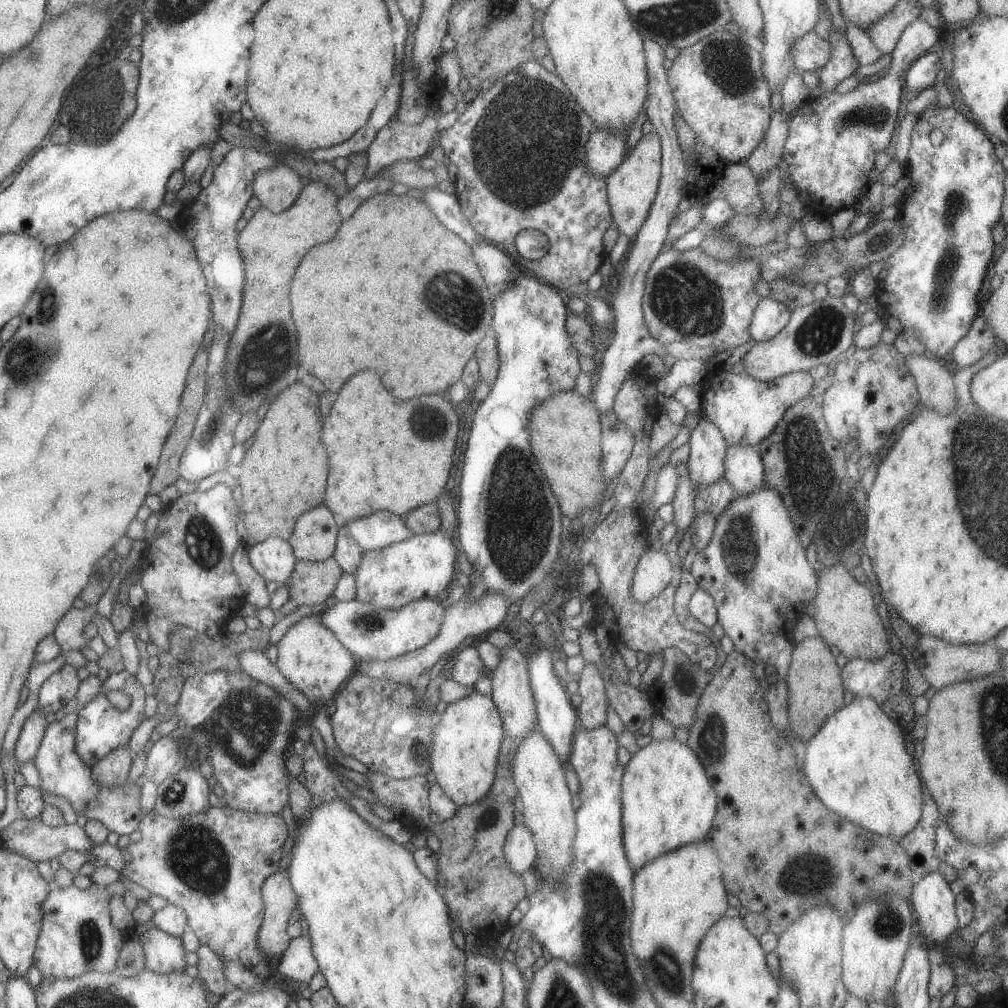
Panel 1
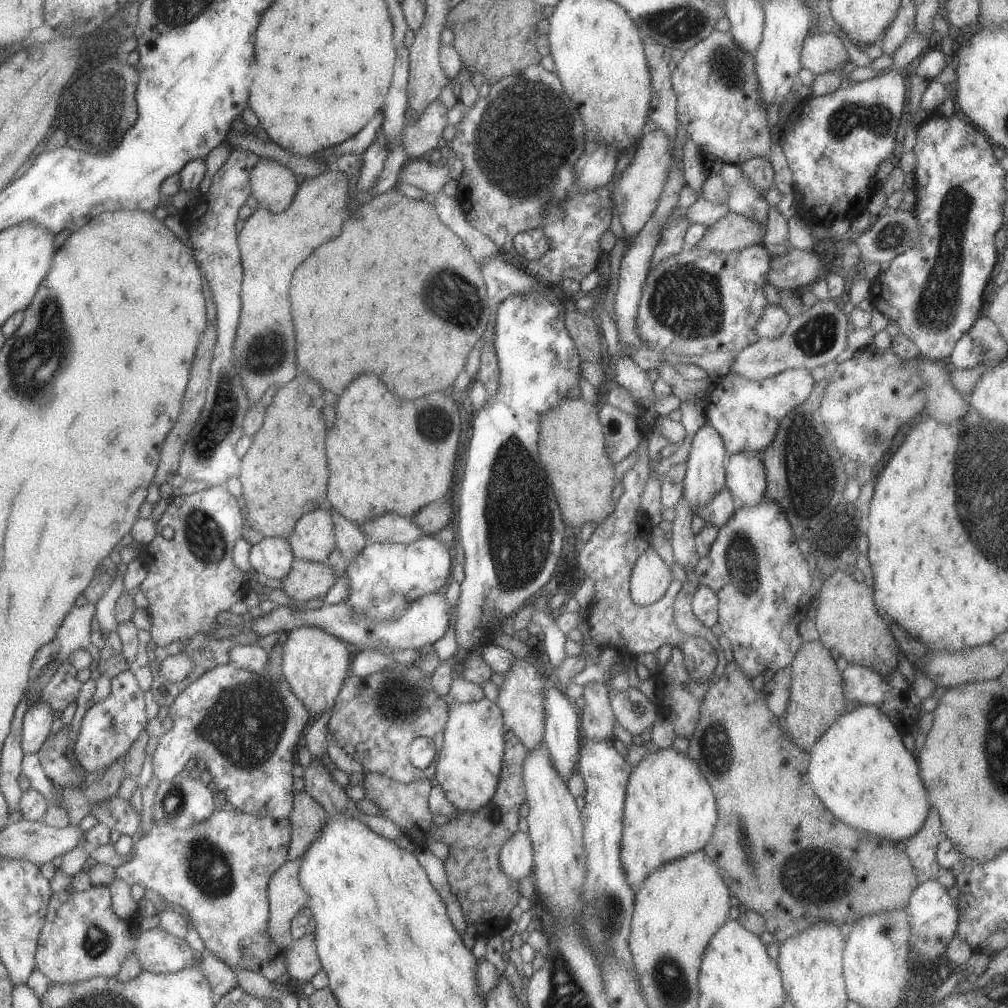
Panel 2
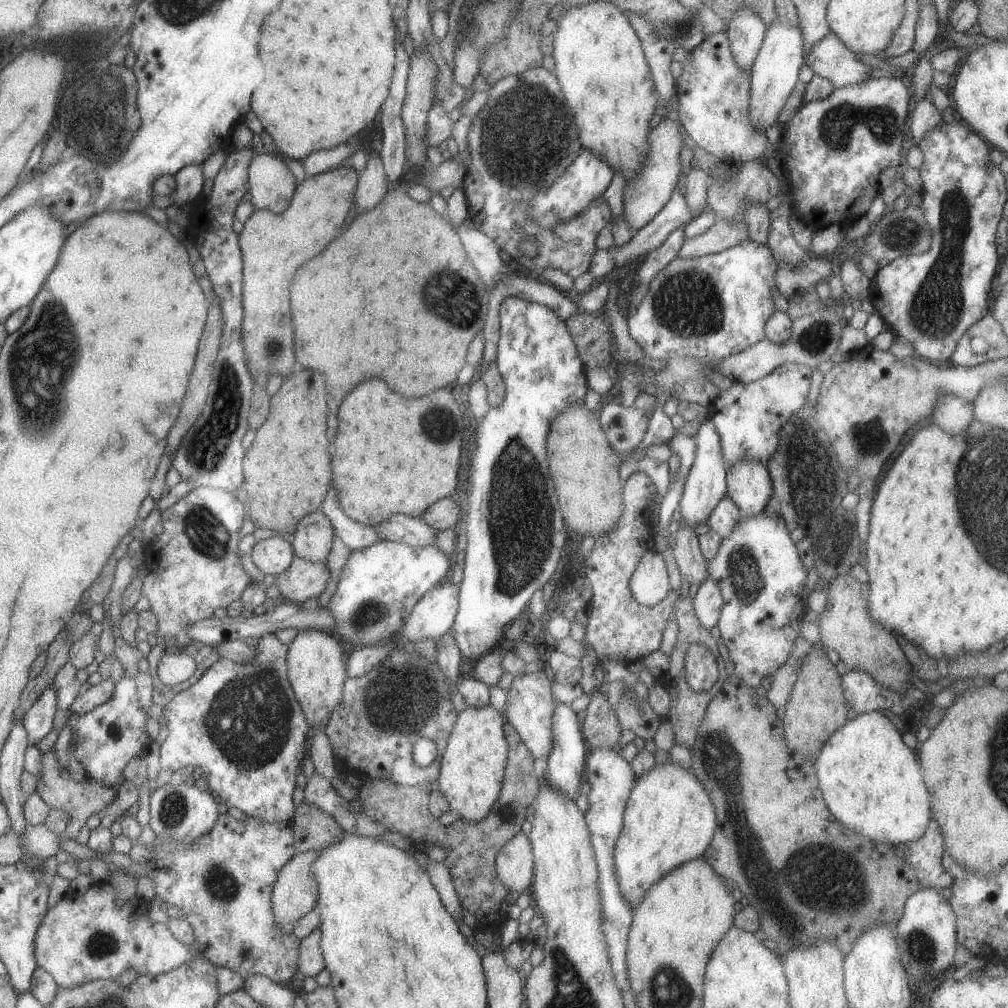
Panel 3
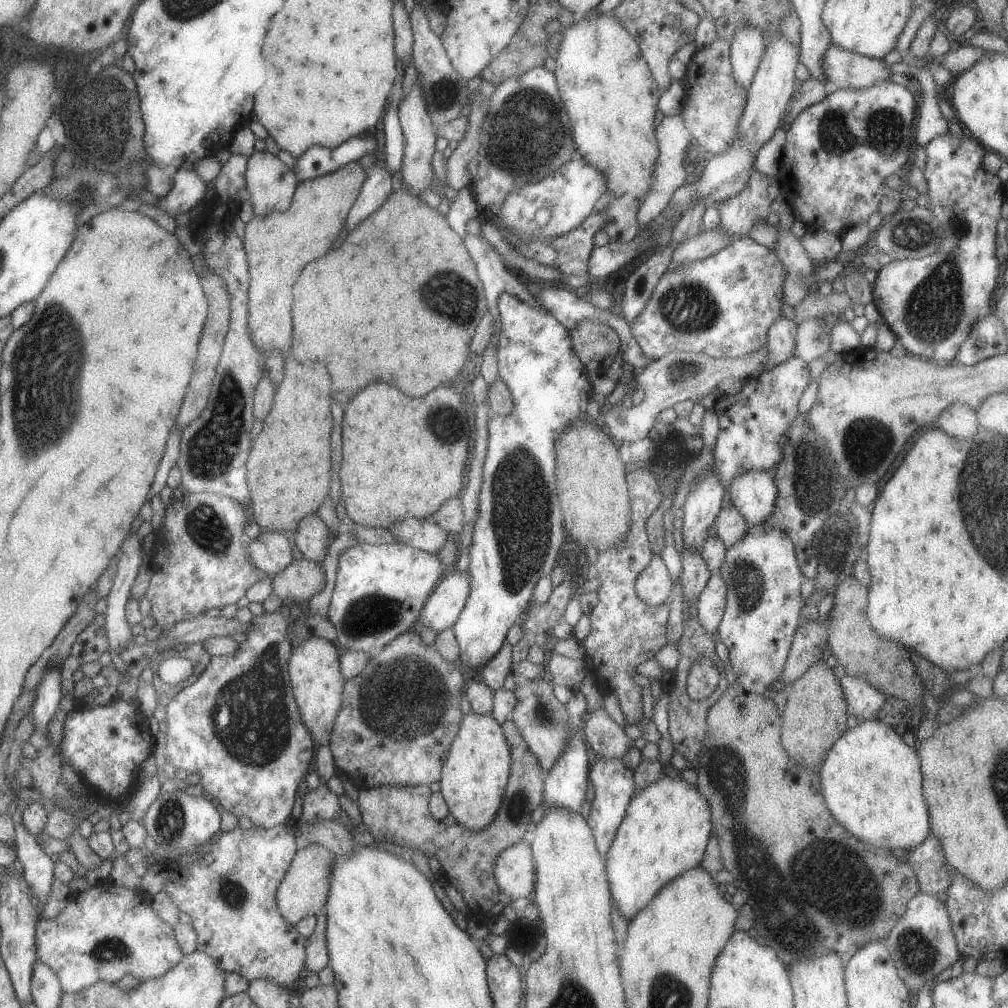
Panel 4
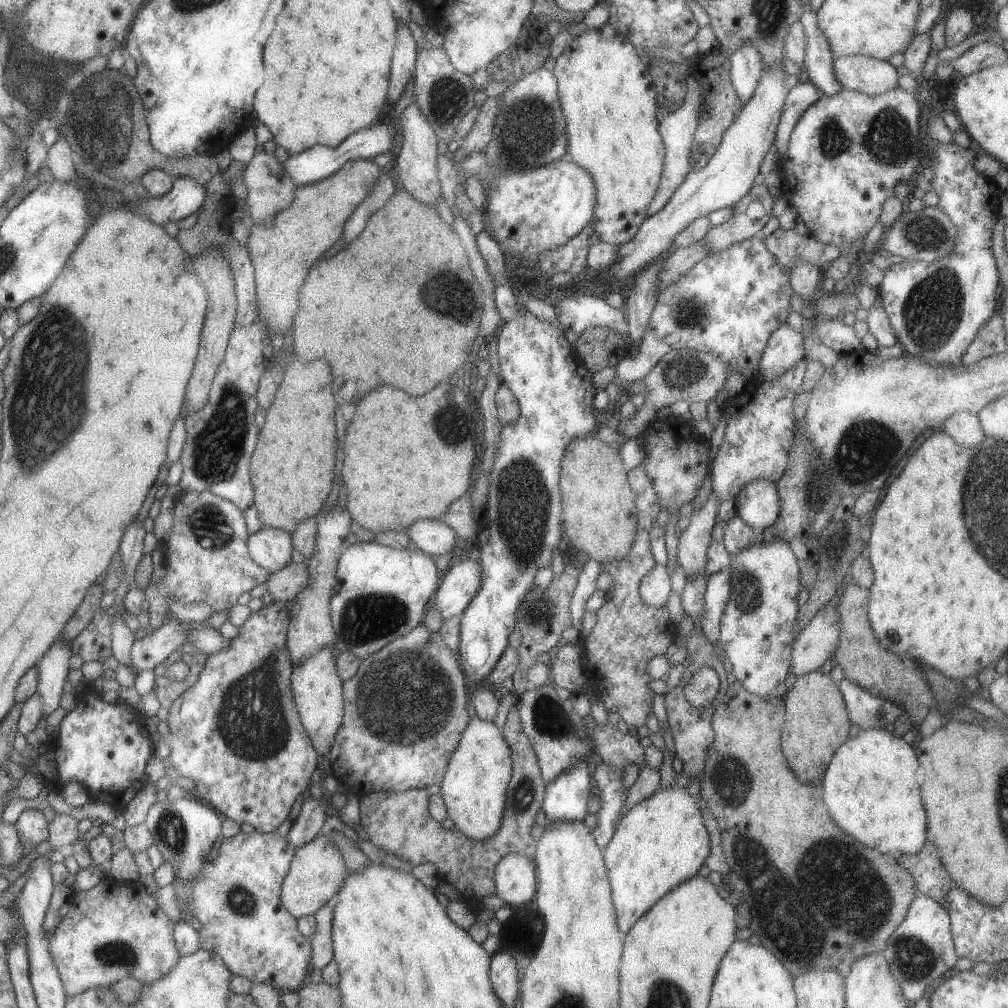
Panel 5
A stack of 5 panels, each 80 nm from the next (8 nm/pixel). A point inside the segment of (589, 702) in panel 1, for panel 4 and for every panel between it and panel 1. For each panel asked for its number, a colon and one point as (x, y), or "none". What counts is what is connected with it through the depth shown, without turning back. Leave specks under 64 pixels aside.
2: (597, 721)
3: (600, 728)
4: (605, 739)

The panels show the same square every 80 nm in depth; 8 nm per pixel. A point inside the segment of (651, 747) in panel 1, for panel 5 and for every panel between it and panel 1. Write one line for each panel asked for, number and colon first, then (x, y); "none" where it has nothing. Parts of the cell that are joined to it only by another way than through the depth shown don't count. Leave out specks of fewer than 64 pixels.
2: (669, 811)
3: (668, 820)
4: (667, 824)
5: (662, 841)

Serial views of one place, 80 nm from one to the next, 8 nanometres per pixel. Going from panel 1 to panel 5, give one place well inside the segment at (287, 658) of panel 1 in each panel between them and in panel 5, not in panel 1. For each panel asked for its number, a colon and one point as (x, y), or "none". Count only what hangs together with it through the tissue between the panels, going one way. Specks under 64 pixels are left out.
2: (314, 663)
3: (315, 661)
4: (317, 684)
5: (317, 690)

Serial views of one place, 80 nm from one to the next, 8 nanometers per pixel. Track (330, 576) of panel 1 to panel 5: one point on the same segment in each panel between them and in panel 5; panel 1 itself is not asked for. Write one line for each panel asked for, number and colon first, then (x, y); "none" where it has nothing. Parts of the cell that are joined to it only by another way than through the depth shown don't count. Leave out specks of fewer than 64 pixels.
2: (306, 580)
3: (303, 579)
4: (300, 579)
5: (284, 585)

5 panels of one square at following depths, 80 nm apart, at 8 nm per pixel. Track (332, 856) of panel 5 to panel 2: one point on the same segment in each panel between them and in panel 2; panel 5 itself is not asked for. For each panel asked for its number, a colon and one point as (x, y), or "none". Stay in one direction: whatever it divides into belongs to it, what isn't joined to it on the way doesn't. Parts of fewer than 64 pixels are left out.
2: (286, 898)
3: (294, 892)
4: (302, 890)

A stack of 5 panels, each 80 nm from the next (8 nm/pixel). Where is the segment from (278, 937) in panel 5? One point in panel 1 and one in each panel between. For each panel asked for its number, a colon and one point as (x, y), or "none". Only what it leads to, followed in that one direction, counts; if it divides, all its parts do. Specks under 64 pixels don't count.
1: (212, 865)
2: (216, 873)
3: (222, 883)
4: (228, 889)

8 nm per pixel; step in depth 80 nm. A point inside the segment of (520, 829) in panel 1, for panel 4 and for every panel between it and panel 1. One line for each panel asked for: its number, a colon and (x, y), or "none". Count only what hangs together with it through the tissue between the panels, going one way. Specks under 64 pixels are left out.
2: (515, 856)
3: (513, 864)
4: (514, 874)

